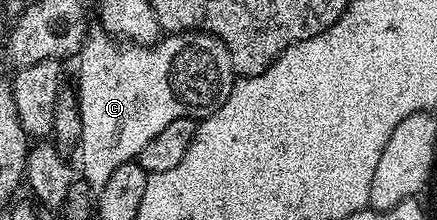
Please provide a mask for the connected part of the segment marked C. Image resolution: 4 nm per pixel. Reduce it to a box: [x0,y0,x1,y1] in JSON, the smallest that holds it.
[75,30,235,192]

